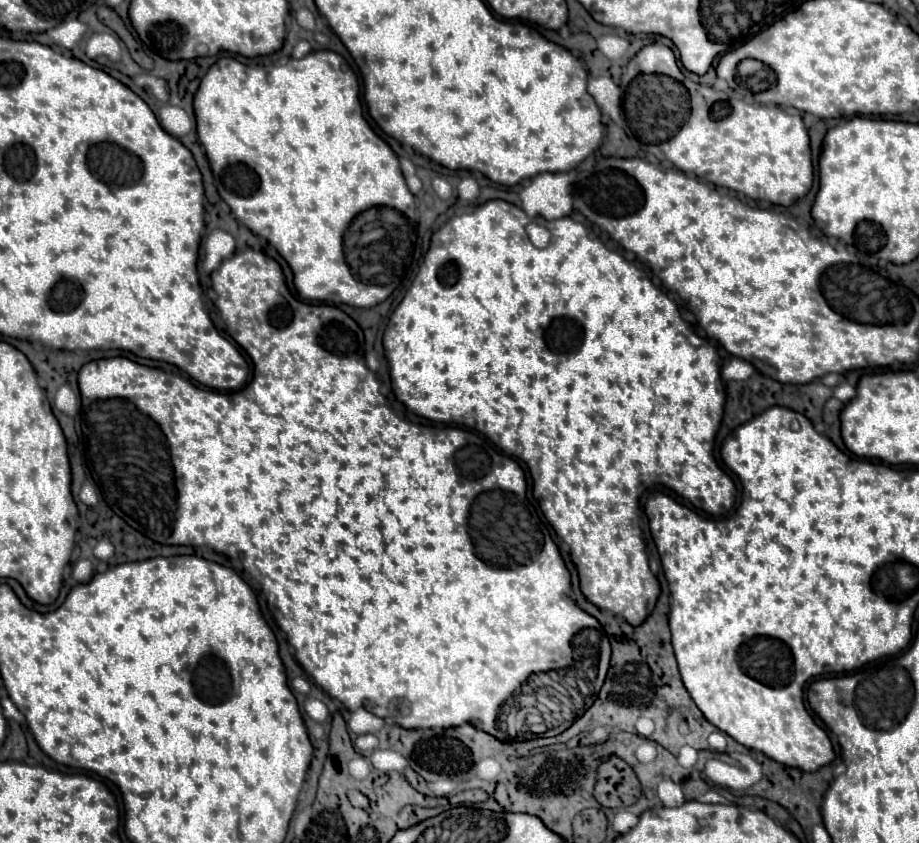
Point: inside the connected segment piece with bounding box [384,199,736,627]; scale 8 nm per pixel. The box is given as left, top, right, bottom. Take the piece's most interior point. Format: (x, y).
(567, 358)

